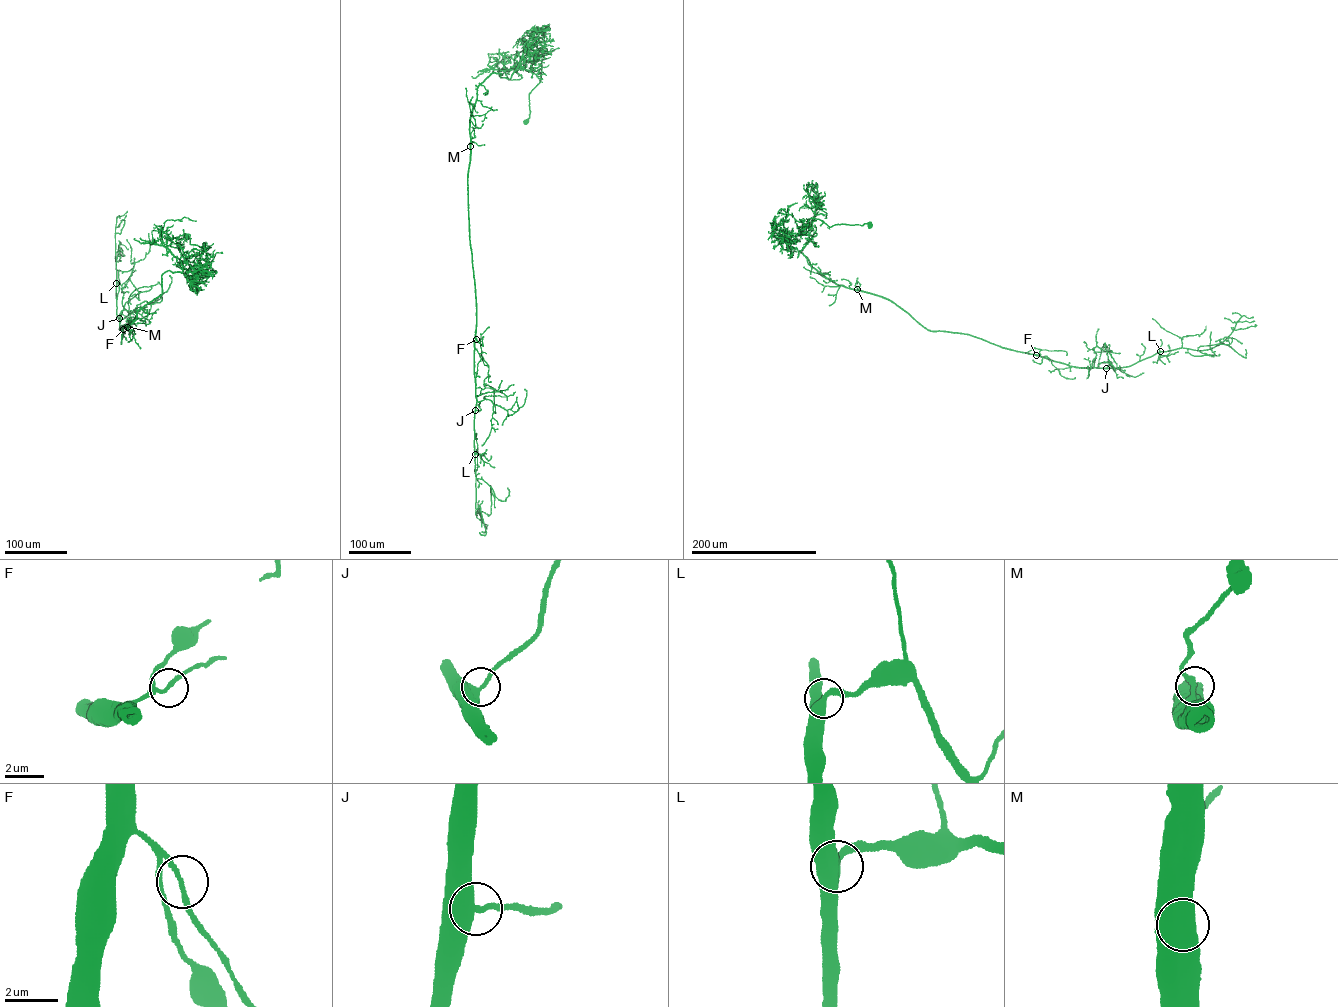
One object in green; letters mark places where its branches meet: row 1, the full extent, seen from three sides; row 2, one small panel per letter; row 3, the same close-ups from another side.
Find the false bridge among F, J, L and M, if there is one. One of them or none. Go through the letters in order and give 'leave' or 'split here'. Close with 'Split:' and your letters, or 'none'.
F: leave
J: leave
L: leave
M: leave
Split: none

